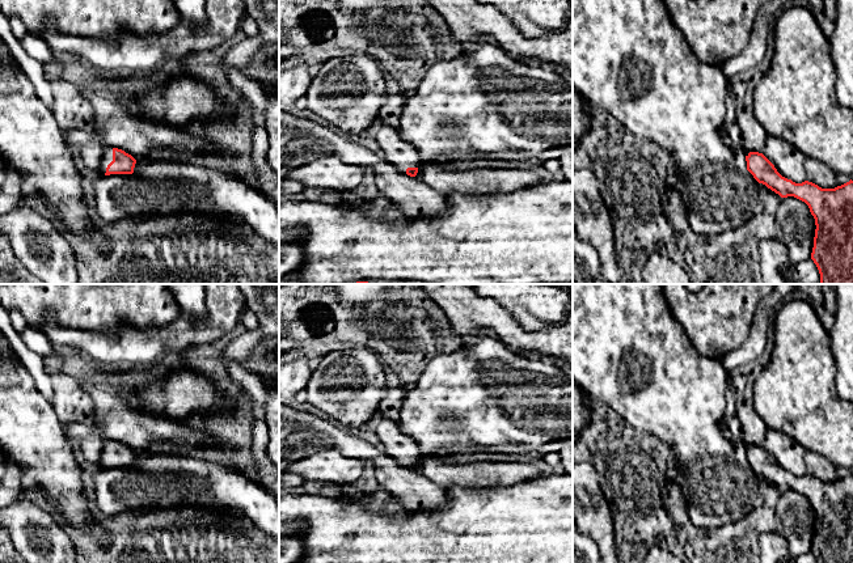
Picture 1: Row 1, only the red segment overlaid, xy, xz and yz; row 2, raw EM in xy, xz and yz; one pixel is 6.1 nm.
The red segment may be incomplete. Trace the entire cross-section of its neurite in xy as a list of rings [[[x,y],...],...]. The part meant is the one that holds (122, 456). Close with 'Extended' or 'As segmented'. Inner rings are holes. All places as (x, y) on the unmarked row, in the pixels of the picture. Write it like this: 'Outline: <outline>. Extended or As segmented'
Outline: [[[106,440],[98,463],[105,467],[132,467],[136,453],[122,443]]]. Extended

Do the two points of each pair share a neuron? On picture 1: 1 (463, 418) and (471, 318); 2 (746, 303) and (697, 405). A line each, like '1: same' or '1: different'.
1: different
2: different

